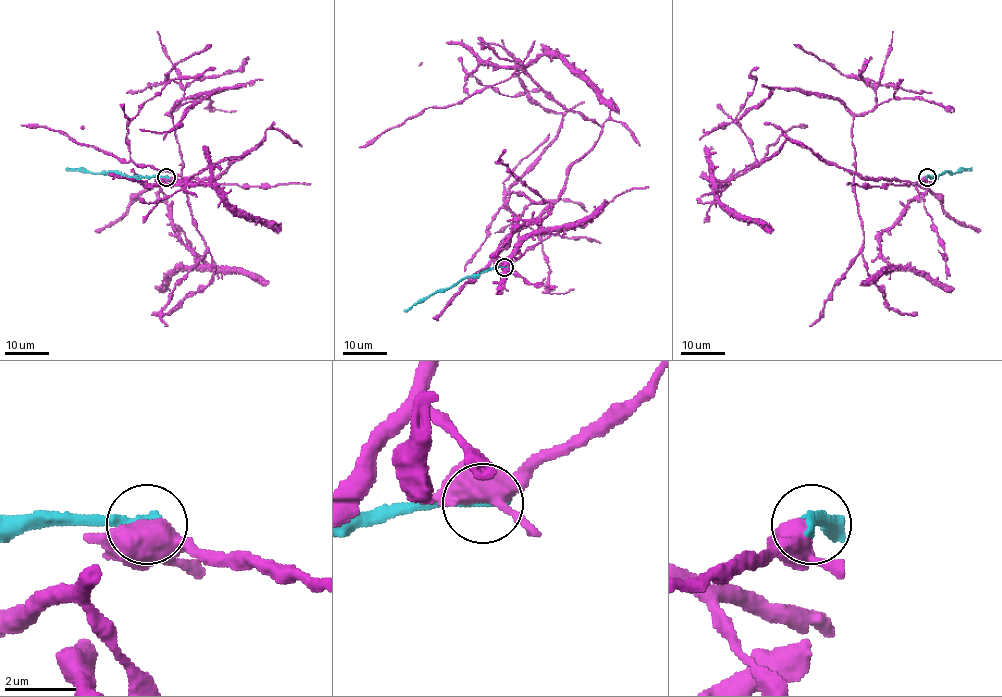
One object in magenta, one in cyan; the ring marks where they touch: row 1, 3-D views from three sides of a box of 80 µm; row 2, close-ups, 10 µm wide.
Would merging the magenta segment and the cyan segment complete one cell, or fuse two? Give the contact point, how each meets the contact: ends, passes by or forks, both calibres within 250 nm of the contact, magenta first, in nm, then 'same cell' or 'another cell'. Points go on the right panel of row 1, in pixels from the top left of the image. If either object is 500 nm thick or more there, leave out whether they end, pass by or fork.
at (927, 177); 550 nm thick on the magenta side, 320 nm on the other; same cell

